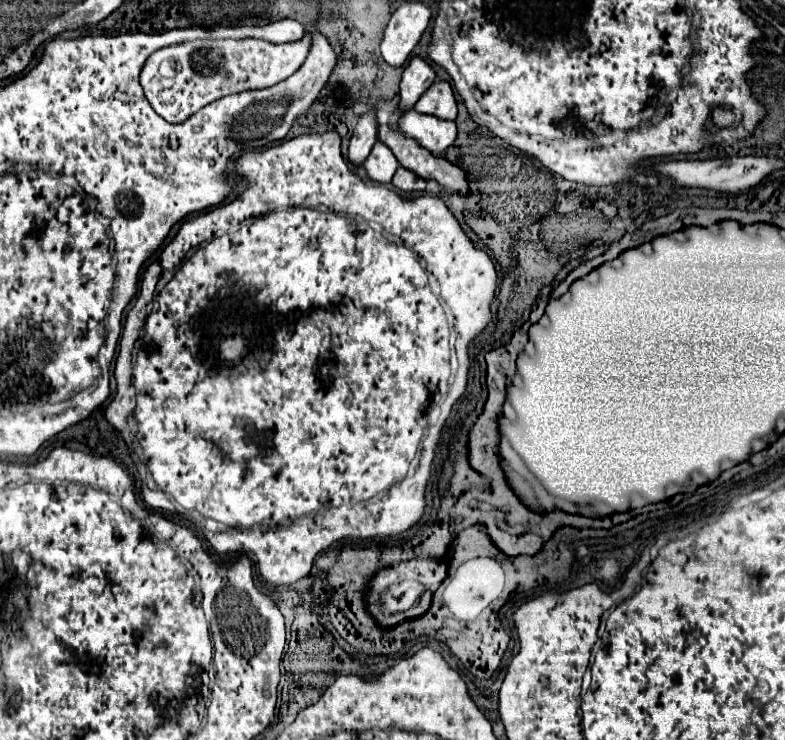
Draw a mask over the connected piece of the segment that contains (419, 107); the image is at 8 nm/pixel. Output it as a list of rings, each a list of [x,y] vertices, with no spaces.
[[[447,80],[433,82],[431,88],[427,88],[427,92],[423,92],[423,96],[417,100],[415,110],[453,120],[457,116],[457,100],[451,84]]]

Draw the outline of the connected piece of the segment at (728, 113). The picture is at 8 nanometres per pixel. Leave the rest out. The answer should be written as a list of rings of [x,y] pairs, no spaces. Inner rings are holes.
[[[721,106],[713,108],[711,117],[717,128],[725,128],[725,126],[733,126],[735,124],[735,116],[732,111]]]

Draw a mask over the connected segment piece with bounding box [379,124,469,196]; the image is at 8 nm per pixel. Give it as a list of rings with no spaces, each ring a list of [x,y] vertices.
[[[385,124],[379,126],[379,140],[385,142],[397,156],[399,164],[405,168],[411,168],[415,174],[419,174],[425,180],[437,180],[443,188],[453,190],[455,194],[469,194],[469,182],[465,172],[445,160],[443,156],[433,156],[425,148],[421,148],[415,140],[403,138],[401,132],[387,128]]]

